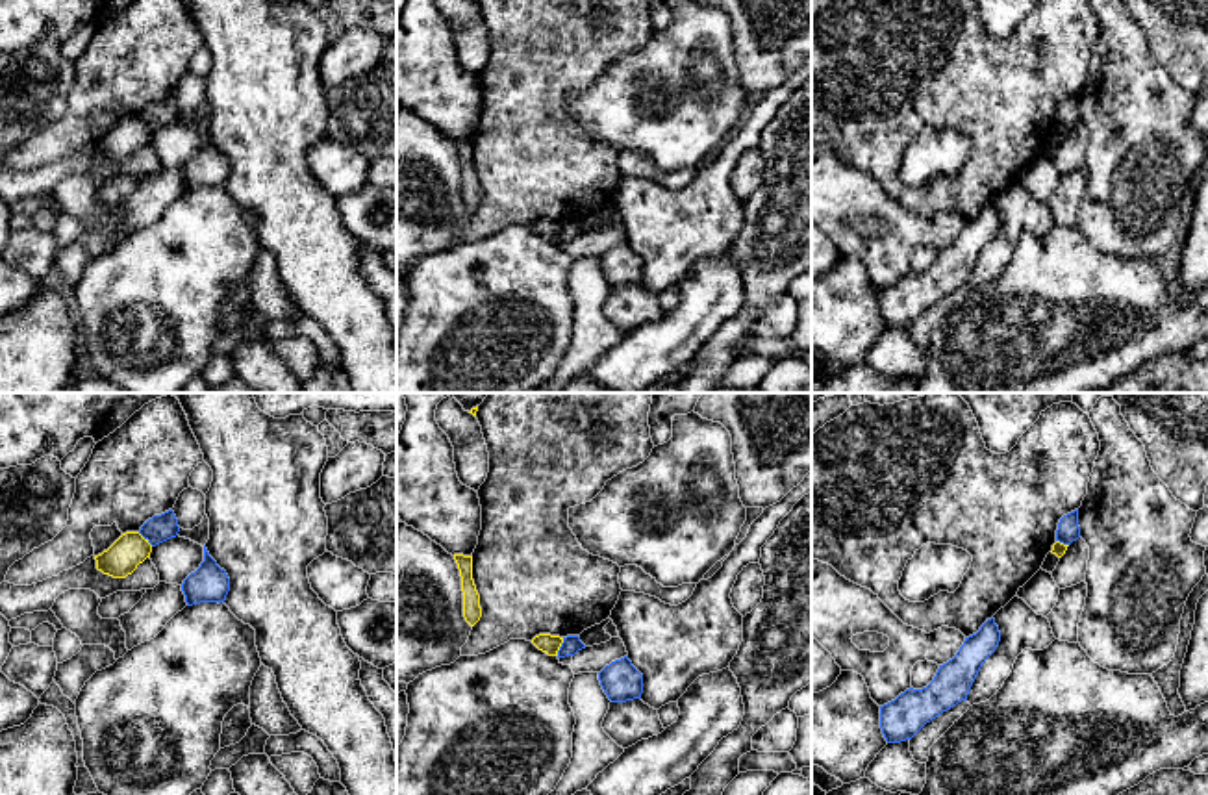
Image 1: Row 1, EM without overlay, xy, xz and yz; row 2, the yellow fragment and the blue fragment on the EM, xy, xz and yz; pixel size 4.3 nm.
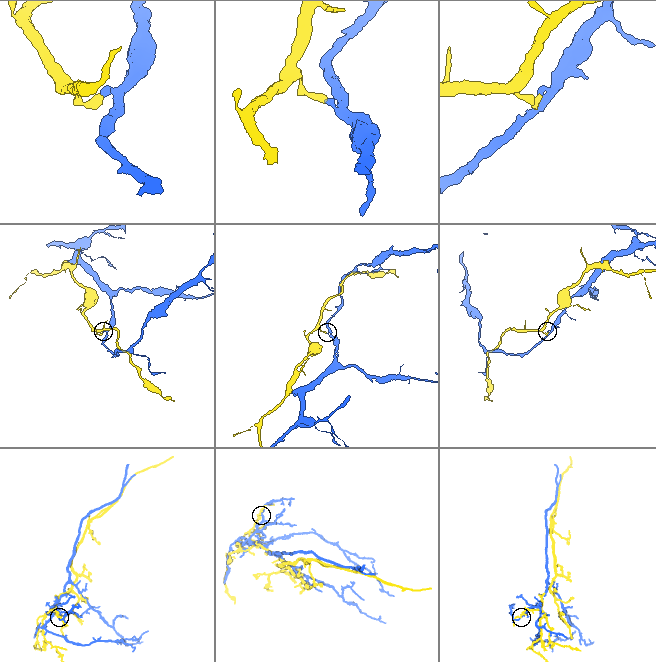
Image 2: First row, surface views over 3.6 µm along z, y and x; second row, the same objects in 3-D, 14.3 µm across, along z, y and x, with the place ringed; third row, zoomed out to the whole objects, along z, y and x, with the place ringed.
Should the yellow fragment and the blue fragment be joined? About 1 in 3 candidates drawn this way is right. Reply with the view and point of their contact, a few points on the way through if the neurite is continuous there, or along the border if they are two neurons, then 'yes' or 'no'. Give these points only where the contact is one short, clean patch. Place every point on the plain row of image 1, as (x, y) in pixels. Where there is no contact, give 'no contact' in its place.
xz (560, 230) | along xz (564, 223), (556, 239) | no

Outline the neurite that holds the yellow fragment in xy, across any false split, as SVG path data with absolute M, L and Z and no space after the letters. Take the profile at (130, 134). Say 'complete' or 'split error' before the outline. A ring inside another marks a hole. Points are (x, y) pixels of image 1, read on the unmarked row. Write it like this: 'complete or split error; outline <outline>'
complete; outline M139 117L122 119L107 135L94 141L96 154L113 163L126 163L150 143L152 130Z

